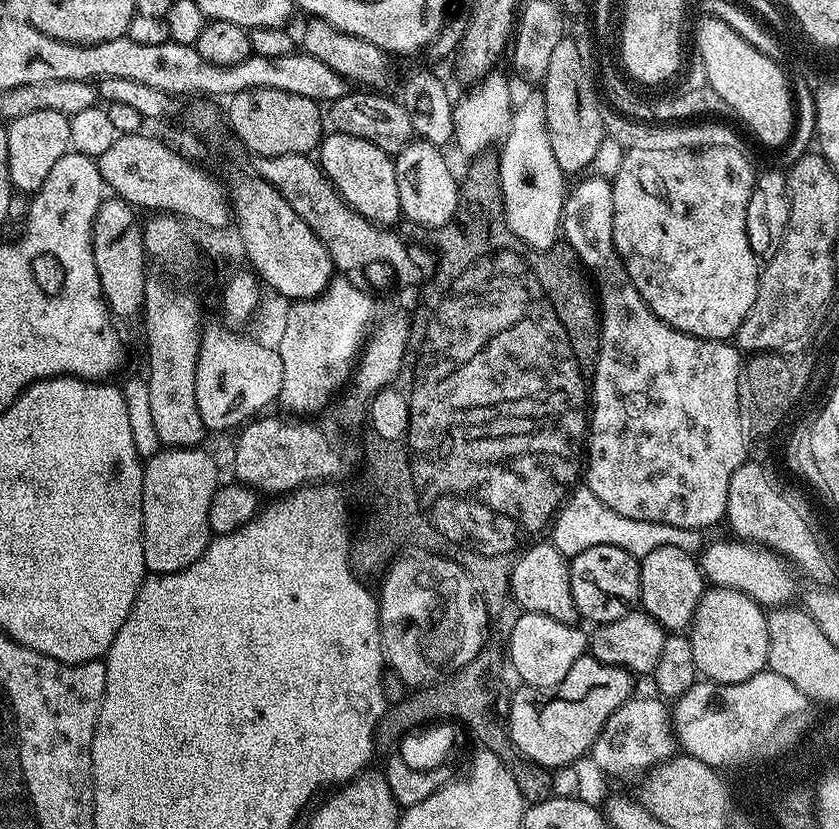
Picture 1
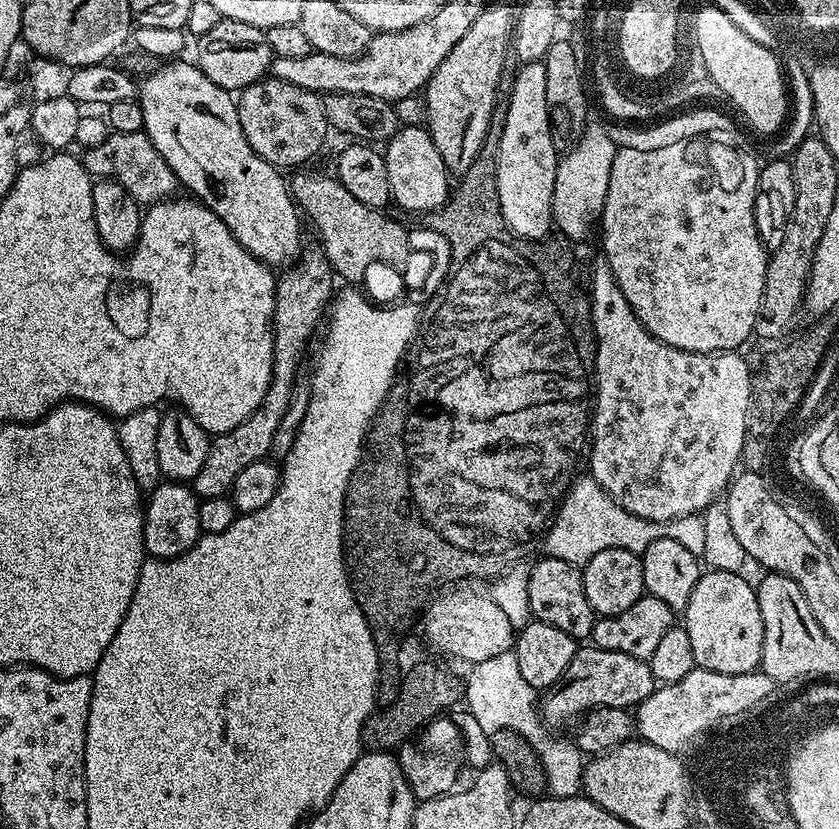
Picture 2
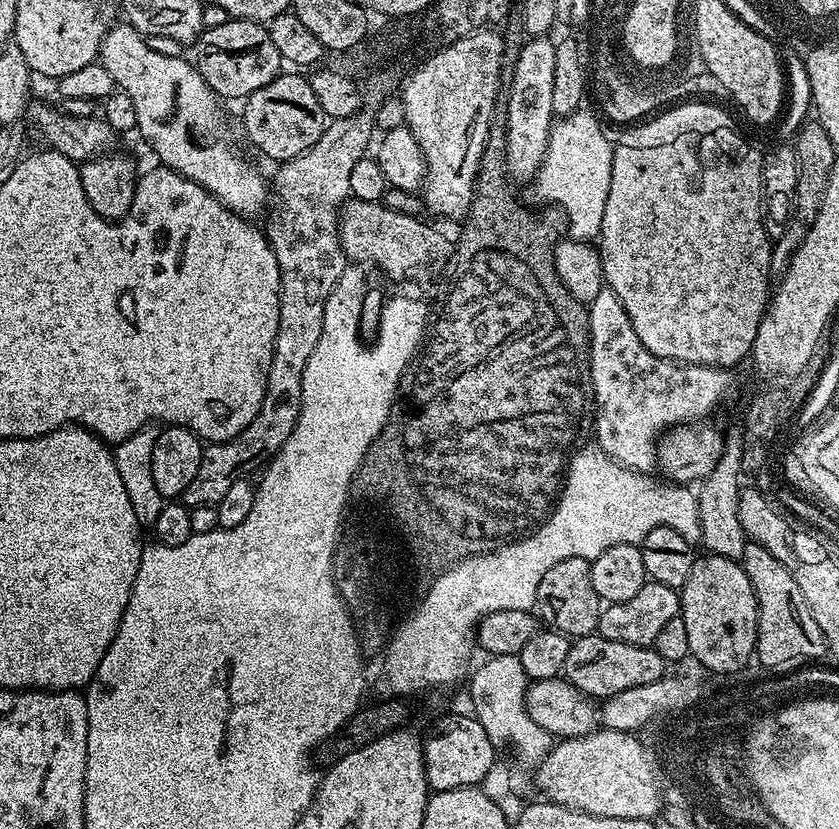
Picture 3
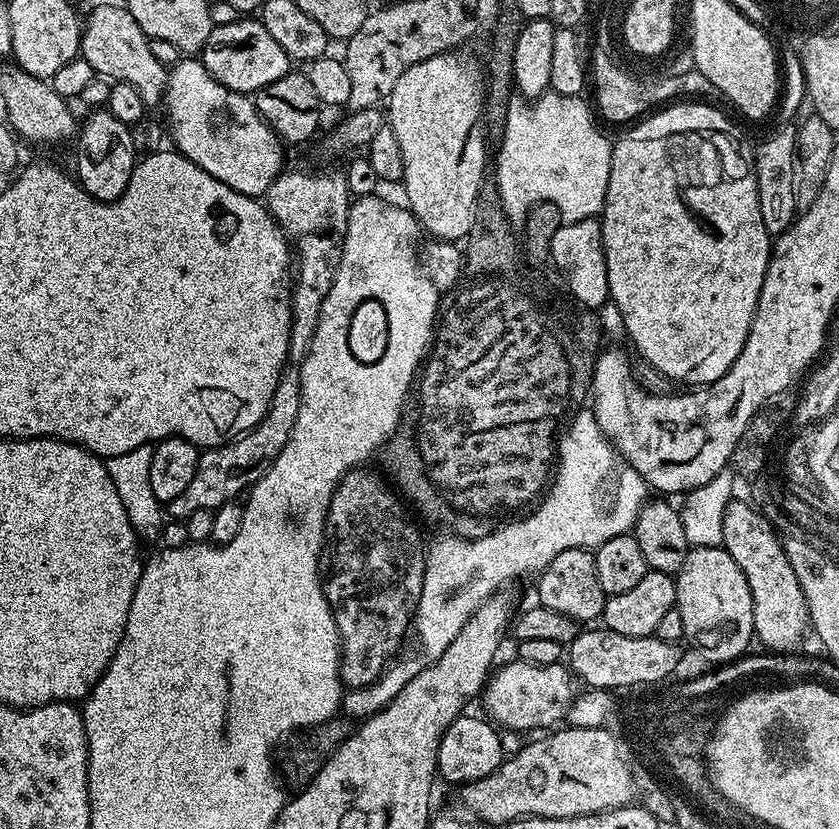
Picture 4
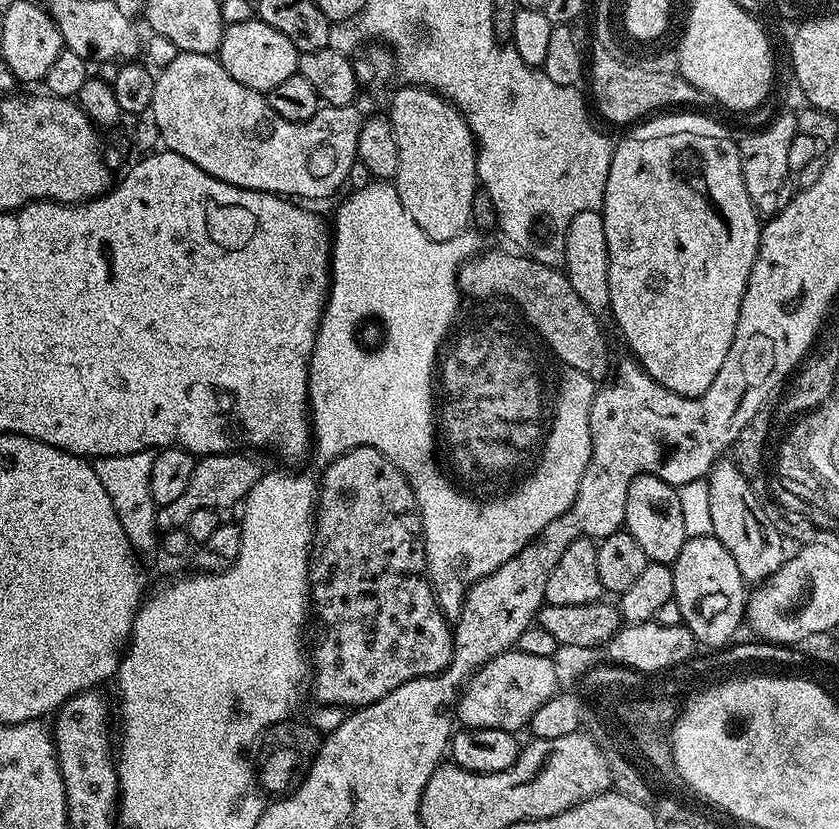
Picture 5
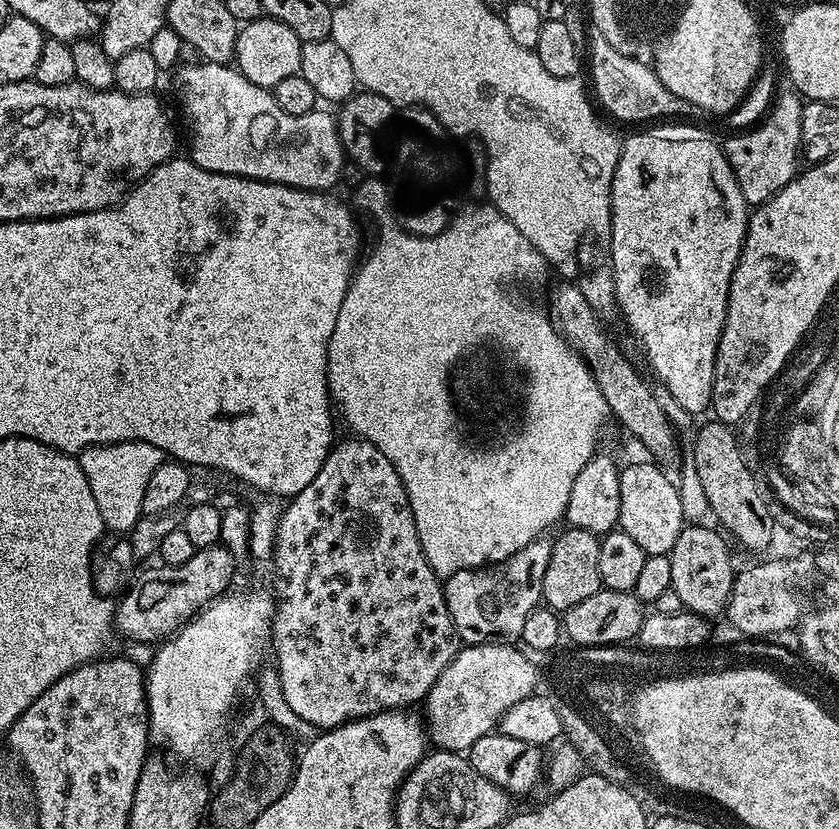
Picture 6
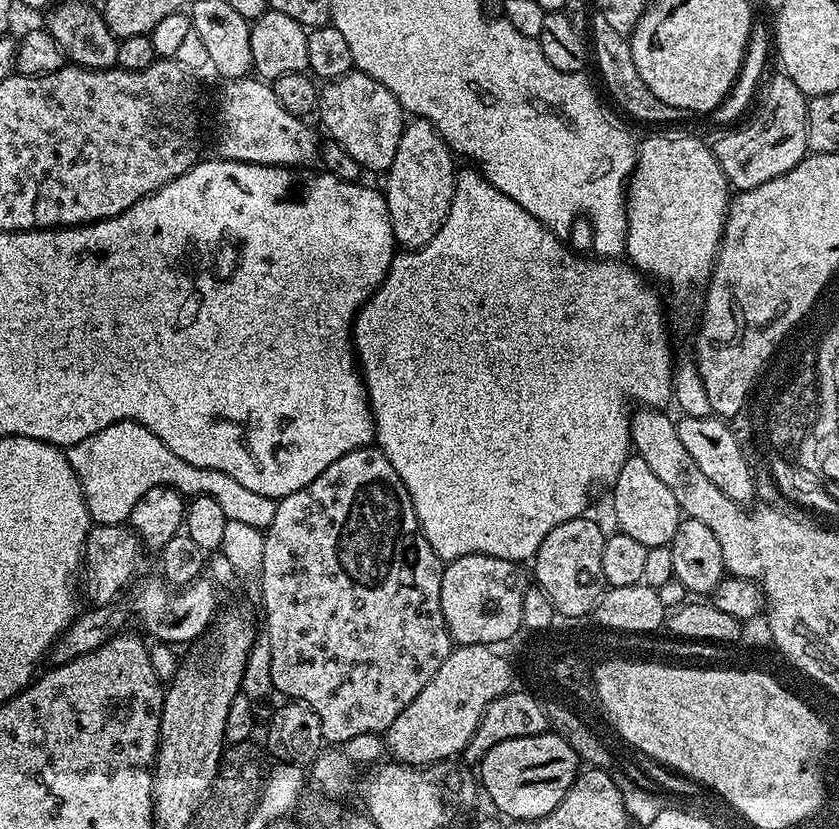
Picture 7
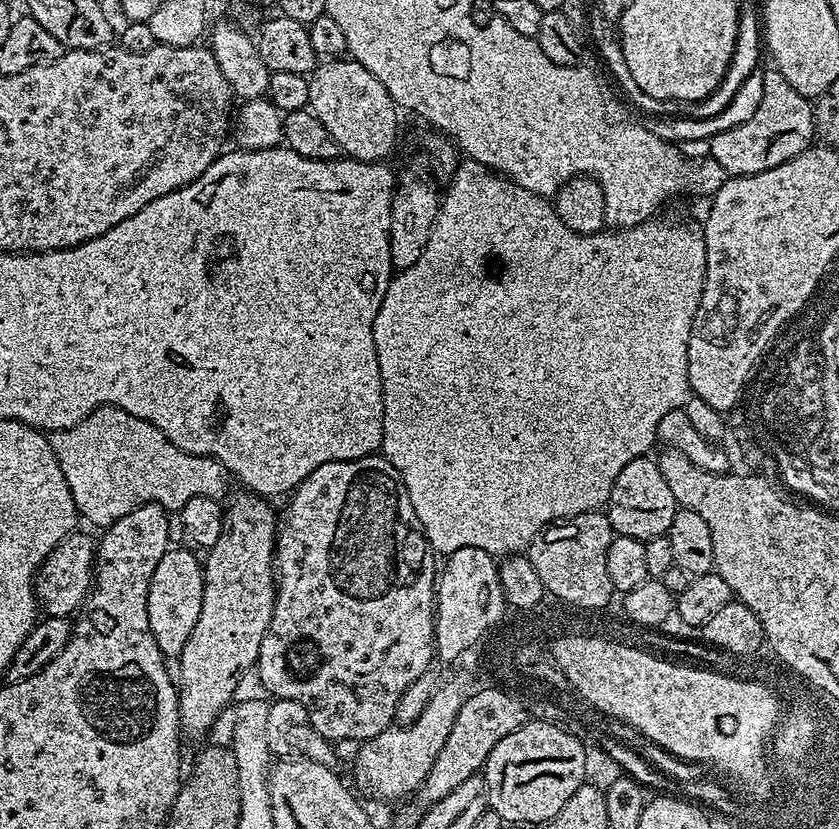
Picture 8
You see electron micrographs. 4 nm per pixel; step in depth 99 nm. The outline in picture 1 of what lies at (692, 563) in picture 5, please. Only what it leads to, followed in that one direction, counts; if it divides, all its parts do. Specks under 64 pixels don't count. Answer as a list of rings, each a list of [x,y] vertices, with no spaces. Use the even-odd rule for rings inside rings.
[[[715,586],[705,590],[692,619],[690,639],[694,646],[696,671],[704,680],[712,680],[715,684],[741,684],[768,668],[768,617],[765,609],[745,592]]]

